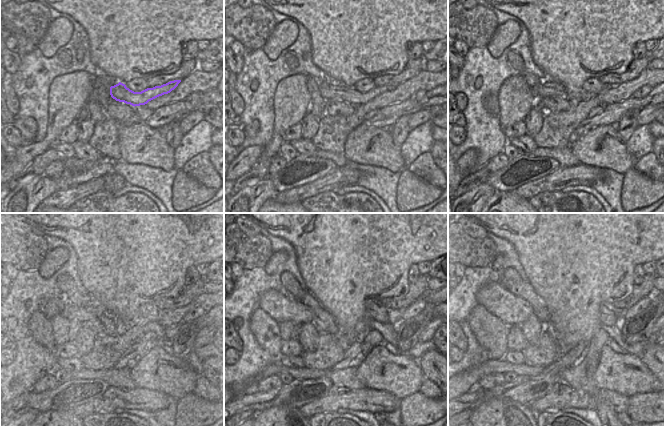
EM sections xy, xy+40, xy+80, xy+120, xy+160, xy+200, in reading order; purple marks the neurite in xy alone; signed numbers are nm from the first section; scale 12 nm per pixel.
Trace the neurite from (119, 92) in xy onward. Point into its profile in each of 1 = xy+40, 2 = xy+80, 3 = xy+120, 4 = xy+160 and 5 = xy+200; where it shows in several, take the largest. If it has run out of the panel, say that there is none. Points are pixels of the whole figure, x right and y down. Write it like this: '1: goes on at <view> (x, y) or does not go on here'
1: goes on at xy+40 (330, 89)
2: goes on at xy+80 (546, 88)
3: goes on at xy+120 (52, 306)
4: goes on at xy+160 (280, 307)
5: goes on at xy+200 (511, 310)

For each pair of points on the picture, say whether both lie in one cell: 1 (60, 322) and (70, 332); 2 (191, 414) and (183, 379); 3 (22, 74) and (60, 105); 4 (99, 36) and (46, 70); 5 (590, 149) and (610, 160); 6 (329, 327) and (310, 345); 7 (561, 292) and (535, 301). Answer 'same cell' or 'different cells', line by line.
1: same cell
2: different cells
3: different cells
4: different cells
5: same cell
6: different cells
7: different cells

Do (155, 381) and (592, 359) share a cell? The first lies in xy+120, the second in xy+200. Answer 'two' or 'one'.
two

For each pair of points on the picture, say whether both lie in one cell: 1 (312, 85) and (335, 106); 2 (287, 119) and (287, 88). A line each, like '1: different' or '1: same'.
1: different
2: same

